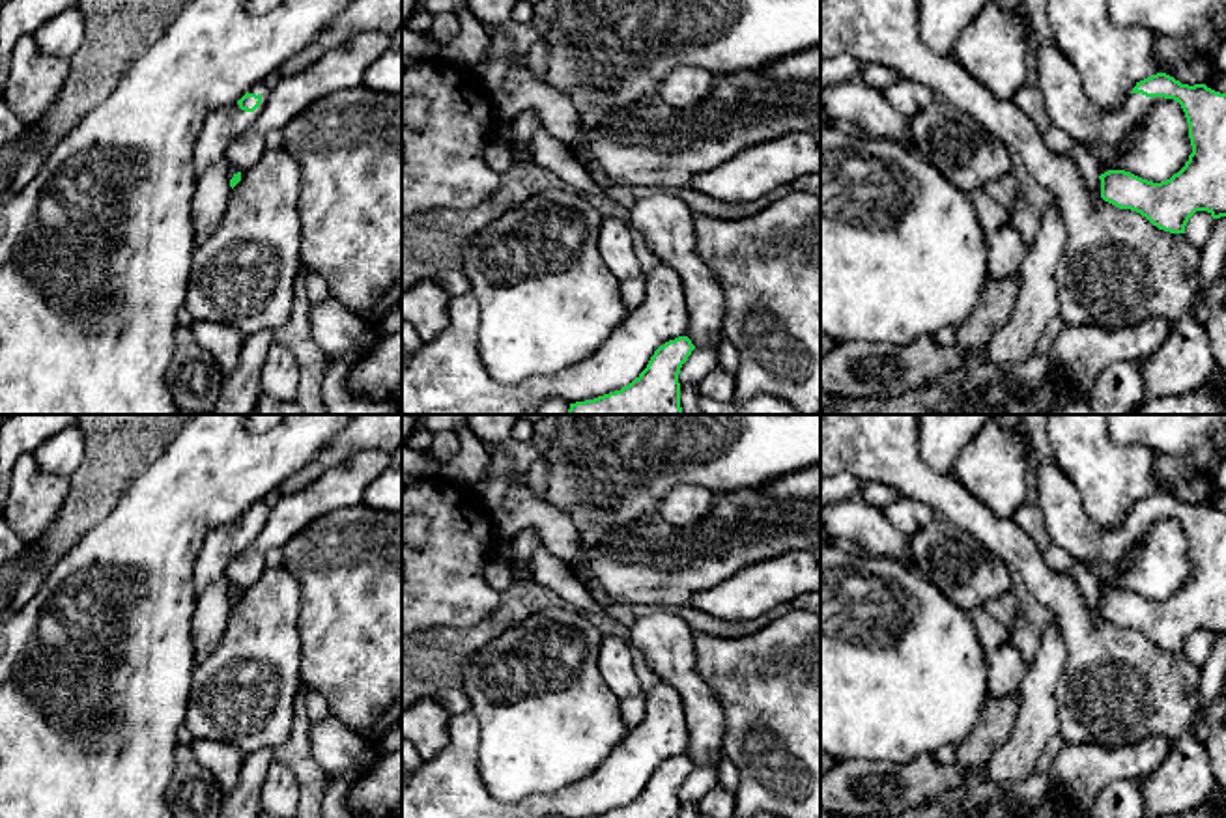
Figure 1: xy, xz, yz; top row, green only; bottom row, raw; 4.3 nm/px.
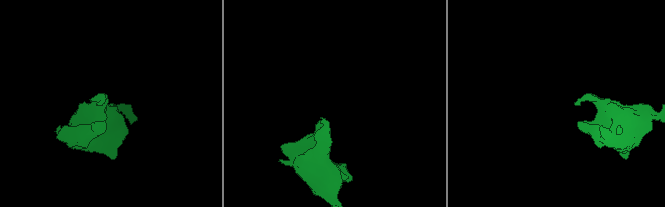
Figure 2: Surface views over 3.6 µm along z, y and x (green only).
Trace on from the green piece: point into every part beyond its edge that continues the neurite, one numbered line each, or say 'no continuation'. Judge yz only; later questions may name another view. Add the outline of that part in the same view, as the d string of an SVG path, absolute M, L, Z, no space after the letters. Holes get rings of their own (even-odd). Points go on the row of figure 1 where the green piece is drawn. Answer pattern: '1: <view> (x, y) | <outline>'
1: yz (1068, 107) | M1056 45L1037 49L1037 88L1050 125L1084 148L1121 142L1151 105L1164 101L1129 93L1119 108L1101 108L1086 95L1076 69Z

